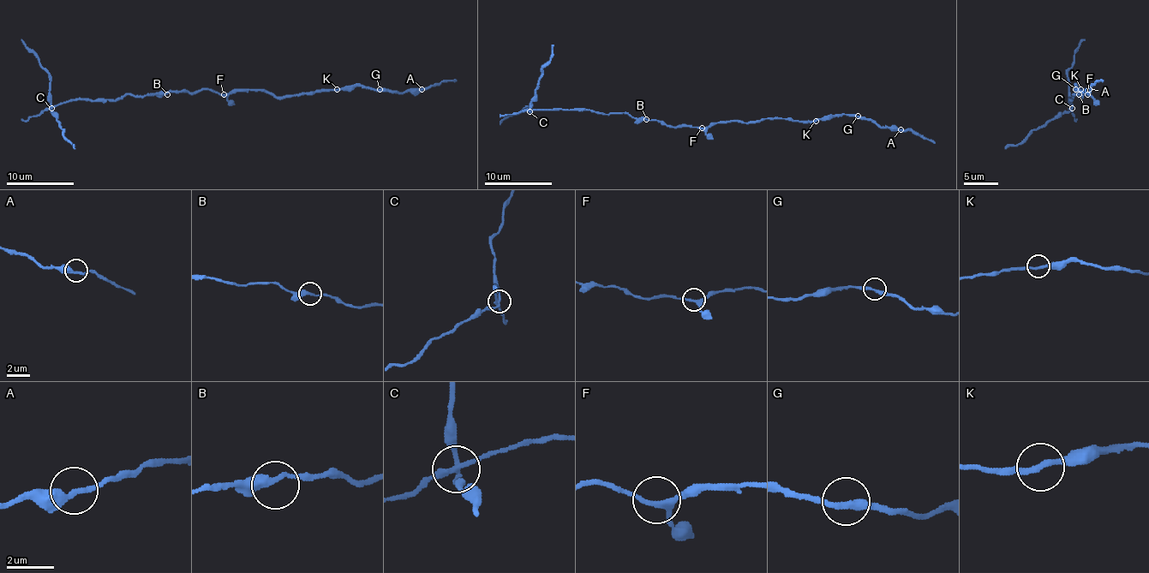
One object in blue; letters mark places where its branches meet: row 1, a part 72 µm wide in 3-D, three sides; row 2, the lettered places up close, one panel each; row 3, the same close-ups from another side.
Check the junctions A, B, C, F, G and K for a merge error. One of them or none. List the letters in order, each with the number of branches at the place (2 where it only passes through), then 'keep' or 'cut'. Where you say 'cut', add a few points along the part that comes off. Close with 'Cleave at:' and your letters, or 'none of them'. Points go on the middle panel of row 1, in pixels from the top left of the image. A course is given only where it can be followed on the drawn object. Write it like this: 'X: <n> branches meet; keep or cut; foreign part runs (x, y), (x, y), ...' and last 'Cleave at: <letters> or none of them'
A: 2 branches meet; keep
B: 2 branches meet; keep
C: 4 branches meet; cut; foreign part runs (529, 112), (541, 68), (549, 59), (553, 44)
F: 3 branches meet; keep
G: 2 branches meet; keep
K: 2 branches meet; keep
Cleave at: C

